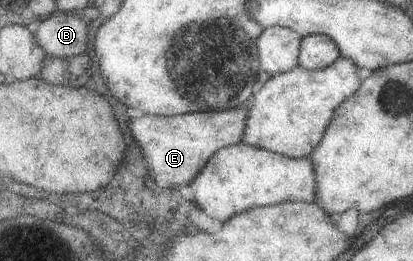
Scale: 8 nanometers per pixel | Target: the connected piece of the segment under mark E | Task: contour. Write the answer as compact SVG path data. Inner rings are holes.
M249 107L178 116L147 114L139 119L135 118L129 127L131 135L143 151L152 176L164 188L174 188L191 185L220 149L243 142L249 116Z

